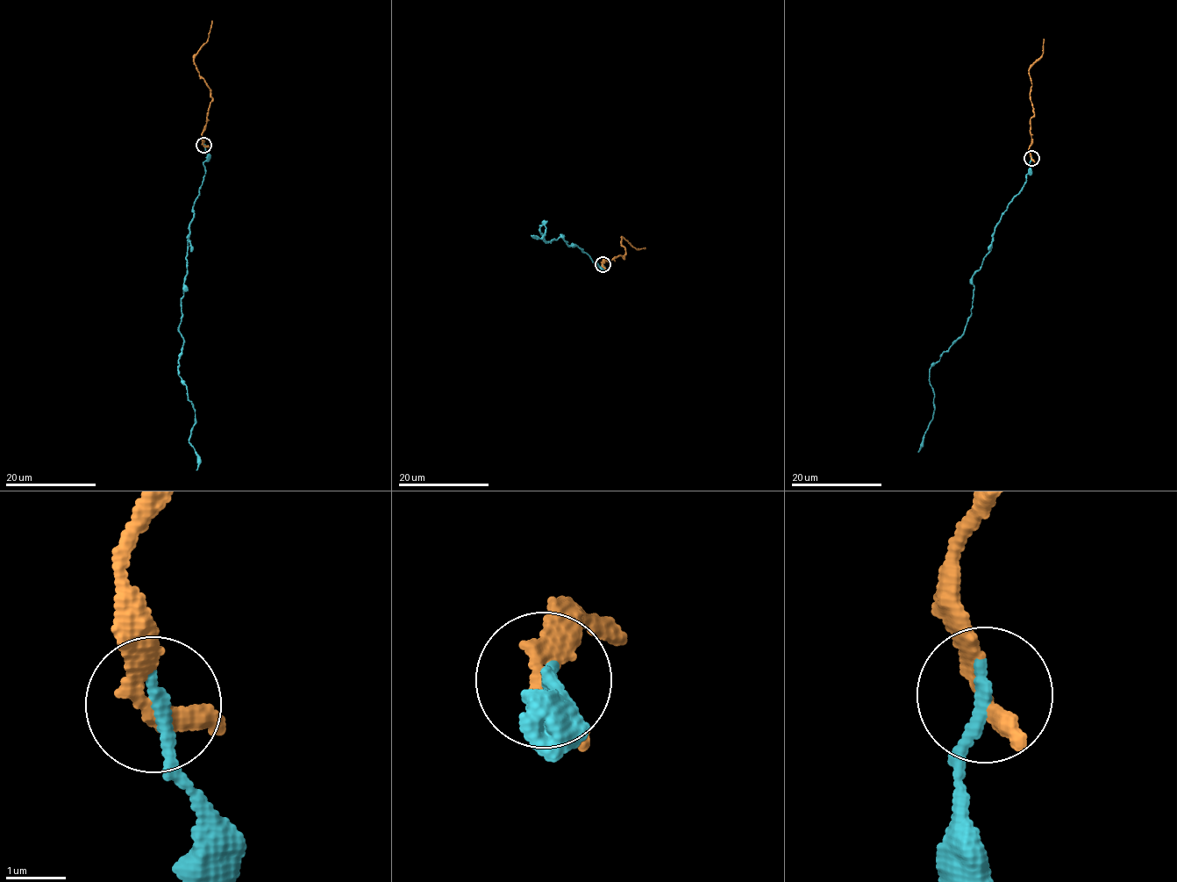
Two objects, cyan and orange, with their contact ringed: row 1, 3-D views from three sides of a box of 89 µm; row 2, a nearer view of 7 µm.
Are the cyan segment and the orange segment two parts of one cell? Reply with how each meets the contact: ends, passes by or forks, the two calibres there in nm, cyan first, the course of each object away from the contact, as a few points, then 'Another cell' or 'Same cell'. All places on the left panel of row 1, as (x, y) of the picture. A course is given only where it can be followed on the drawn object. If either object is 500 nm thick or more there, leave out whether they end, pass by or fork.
At the ring cyan ends. At the ring orange passes by. Thickness 240 nm (cyan) against 240 nm. Course of cyan: (203, 145), (177, 368), (196, 410), (189, 442), (196, 470). Course of orange: (203, 145), (202, 132), (211, 99), (211, 89), (199, 73), (194, 56), (207, 39), (212, 21). Same cell

